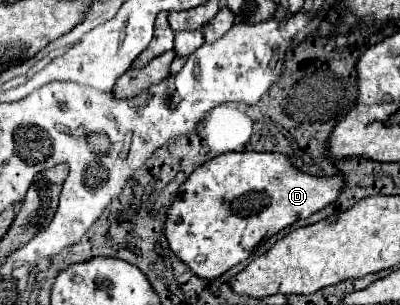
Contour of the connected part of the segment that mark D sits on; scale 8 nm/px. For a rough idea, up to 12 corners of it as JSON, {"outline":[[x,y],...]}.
{"outline":[[223,153],[179,187],[163,233],[201,279],[321,211],[341,175]]}

